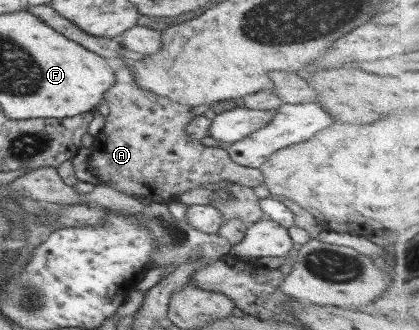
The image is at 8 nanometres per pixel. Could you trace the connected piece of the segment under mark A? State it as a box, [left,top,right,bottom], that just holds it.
[88,66,263,205]

